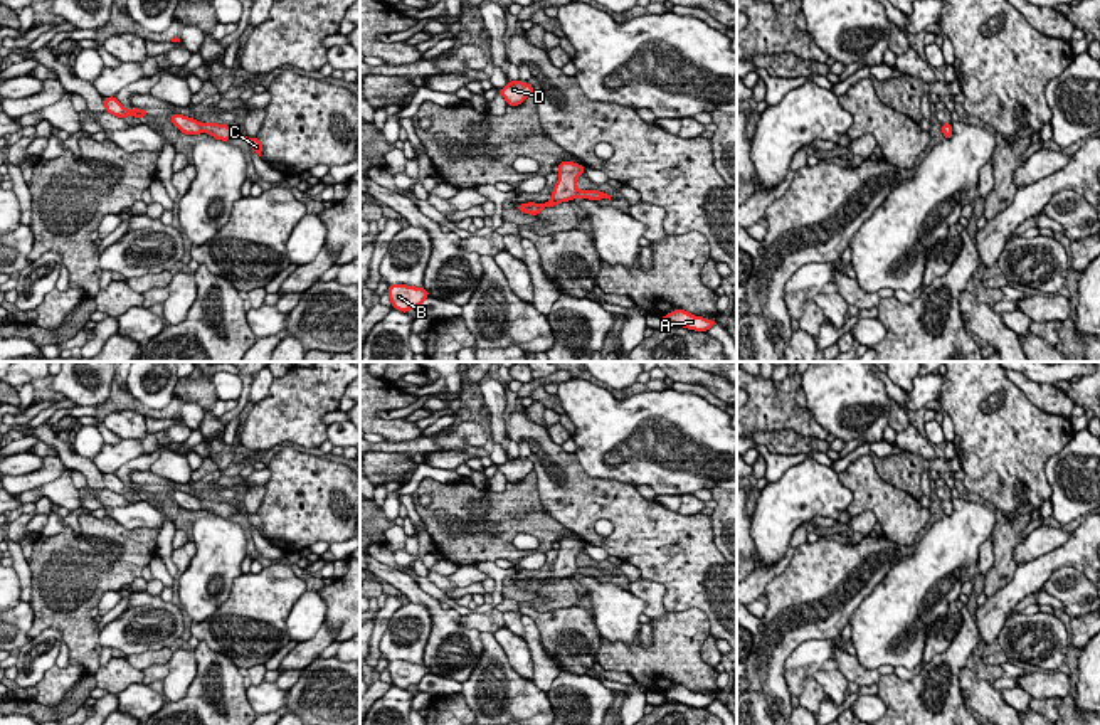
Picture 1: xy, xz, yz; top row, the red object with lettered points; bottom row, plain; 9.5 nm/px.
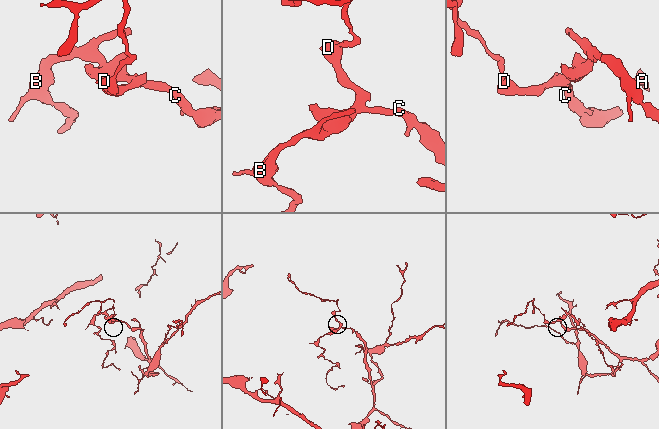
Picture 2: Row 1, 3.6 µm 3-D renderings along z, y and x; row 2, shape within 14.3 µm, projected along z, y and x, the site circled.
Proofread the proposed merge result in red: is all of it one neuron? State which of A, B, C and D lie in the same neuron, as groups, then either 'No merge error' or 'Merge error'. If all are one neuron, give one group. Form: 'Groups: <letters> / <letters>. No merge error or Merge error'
Groups: A B C D. No merge error

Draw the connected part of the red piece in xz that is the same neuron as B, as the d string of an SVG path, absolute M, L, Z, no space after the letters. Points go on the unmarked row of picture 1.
M390 661L387 668L394 686L402 690L407 690L412 685L419 685L426 675L431 673L427 666L407 661Z

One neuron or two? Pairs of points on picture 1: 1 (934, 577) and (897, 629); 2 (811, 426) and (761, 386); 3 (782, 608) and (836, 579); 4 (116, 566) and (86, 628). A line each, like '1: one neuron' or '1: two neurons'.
1: one neuron
2: one neuron
3: one neuron
4: one neuron

